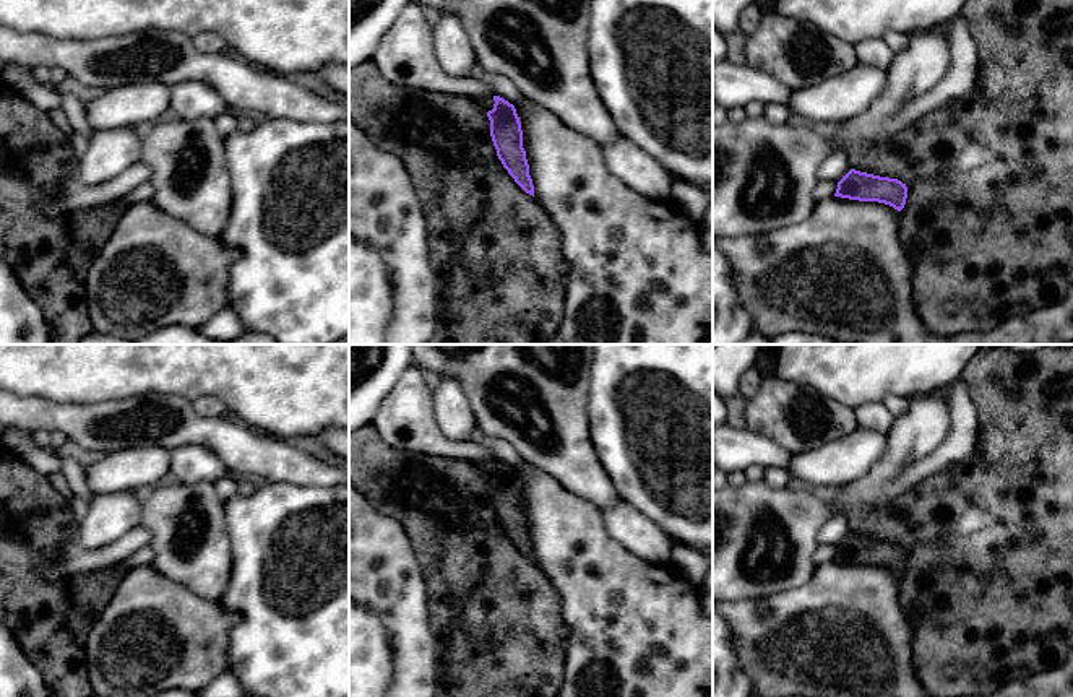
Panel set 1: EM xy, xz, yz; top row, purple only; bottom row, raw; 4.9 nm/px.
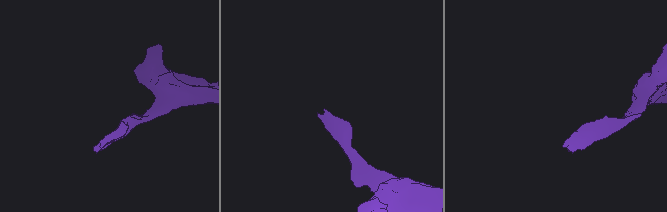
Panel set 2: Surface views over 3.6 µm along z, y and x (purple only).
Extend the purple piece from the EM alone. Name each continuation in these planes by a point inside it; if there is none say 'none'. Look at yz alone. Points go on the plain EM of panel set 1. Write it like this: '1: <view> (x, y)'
none

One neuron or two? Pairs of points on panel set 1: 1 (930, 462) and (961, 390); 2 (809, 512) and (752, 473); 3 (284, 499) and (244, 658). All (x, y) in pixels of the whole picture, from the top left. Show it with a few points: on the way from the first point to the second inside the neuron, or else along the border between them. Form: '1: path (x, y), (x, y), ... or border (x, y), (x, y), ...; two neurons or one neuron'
1: path (950, 447), (961, 436), (961, 410); one neuron
2: border (763, 478), (747, 481); two neurons
3: path (284, 538), (283, 619); one neuron

